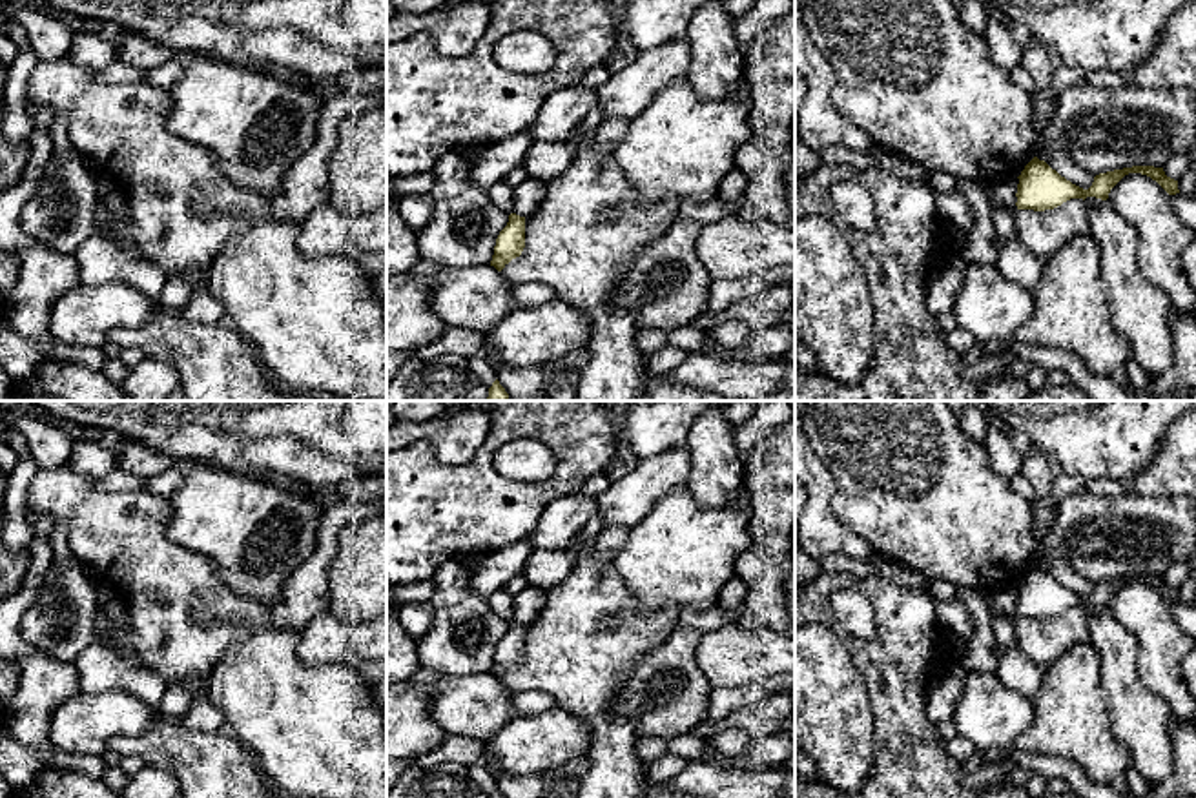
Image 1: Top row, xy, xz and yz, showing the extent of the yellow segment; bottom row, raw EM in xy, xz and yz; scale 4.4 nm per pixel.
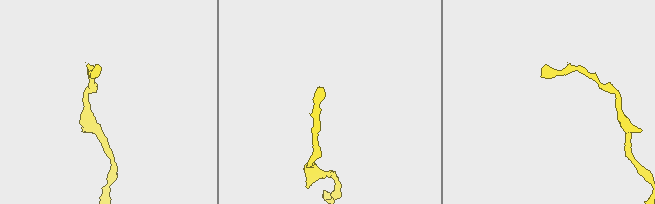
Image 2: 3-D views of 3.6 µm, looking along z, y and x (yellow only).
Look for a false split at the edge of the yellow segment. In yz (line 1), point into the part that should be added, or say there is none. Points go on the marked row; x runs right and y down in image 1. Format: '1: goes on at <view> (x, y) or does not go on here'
1: does not go on here

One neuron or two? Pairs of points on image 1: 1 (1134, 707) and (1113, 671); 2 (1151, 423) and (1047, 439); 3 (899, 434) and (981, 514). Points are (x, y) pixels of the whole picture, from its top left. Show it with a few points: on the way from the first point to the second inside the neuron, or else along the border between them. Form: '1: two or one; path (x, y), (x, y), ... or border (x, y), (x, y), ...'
1: one; path (1127, 698), (1120, 691), (1118, 680)
2: one; path (1125, 430), (1116, 439), (1072, 439)
3: one; path (919, 454), (961, 496)

